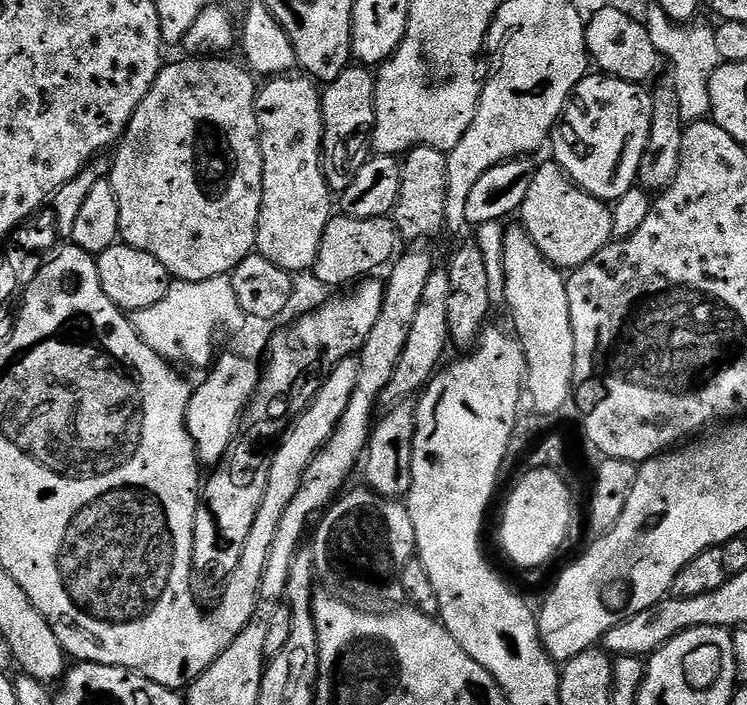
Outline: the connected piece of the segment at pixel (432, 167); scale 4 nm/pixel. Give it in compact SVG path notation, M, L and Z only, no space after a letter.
M425 144L412 148L403 157L400 169L400 193L398 202L390 213L390 219L396 225L399 235L408 242L424 242L427 236L436 236L445 231L446 214L446 166L448 157Z

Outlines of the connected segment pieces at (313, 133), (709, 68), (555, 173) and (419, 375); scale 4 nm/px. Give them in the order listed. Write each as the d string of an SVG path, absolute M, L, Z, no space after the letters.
M300 74L278 76L265 84L268 85L256 93L264 189L256 223L255 251L270 258L274 266L299 274L315 265L322 234L334 215L334 193L328 187L322 167L322 92L311 79Z
M655 6L649 7L646 23L648 33L654 42L657 53L672 63L671 83L678 94L678 110L685 122L705 119L711 113L710 106L710 78L714 70L720 67L722 61L718 54L716 29L710 23L700 24L692 22L676 24L666 14L666 10Z
M547 162L532 173L530 190L518 213L519 223L538 250L555 268L581 268L594 254L602 251L613 239L612 210L605 201L584 192L568 178L559 164Z
M435 269L426 282L426 289L422 292L422 299L418 304L417 317L410 328L410 335L406 340L405 349L398 360L398 366L390 382L387 383L380 395L380 404L383 407L395 407L399 403L407 401L410 395L417 395L435 375L441 356L445 348L450 344L450 332L448 326L448 286L449 276L447 269Z

